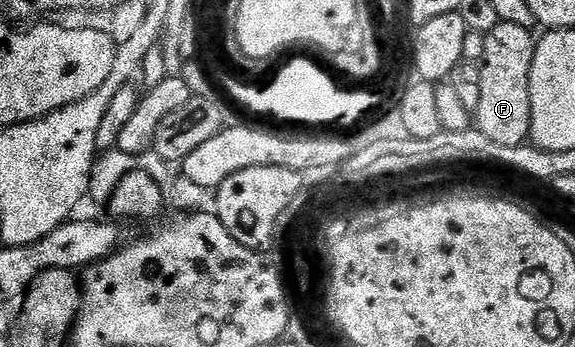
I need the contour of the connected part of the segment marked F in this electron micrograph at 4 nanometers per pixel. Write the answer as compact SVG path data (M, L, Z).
M498 22L484 40L484 56L480 63L480 108L473 111L472 118L476 129L484 132L495 144L505 144L508 148L527 145L532 124L532 96L530 95L530 77L534 59L535 35L528 28L519 28L517 24Z

